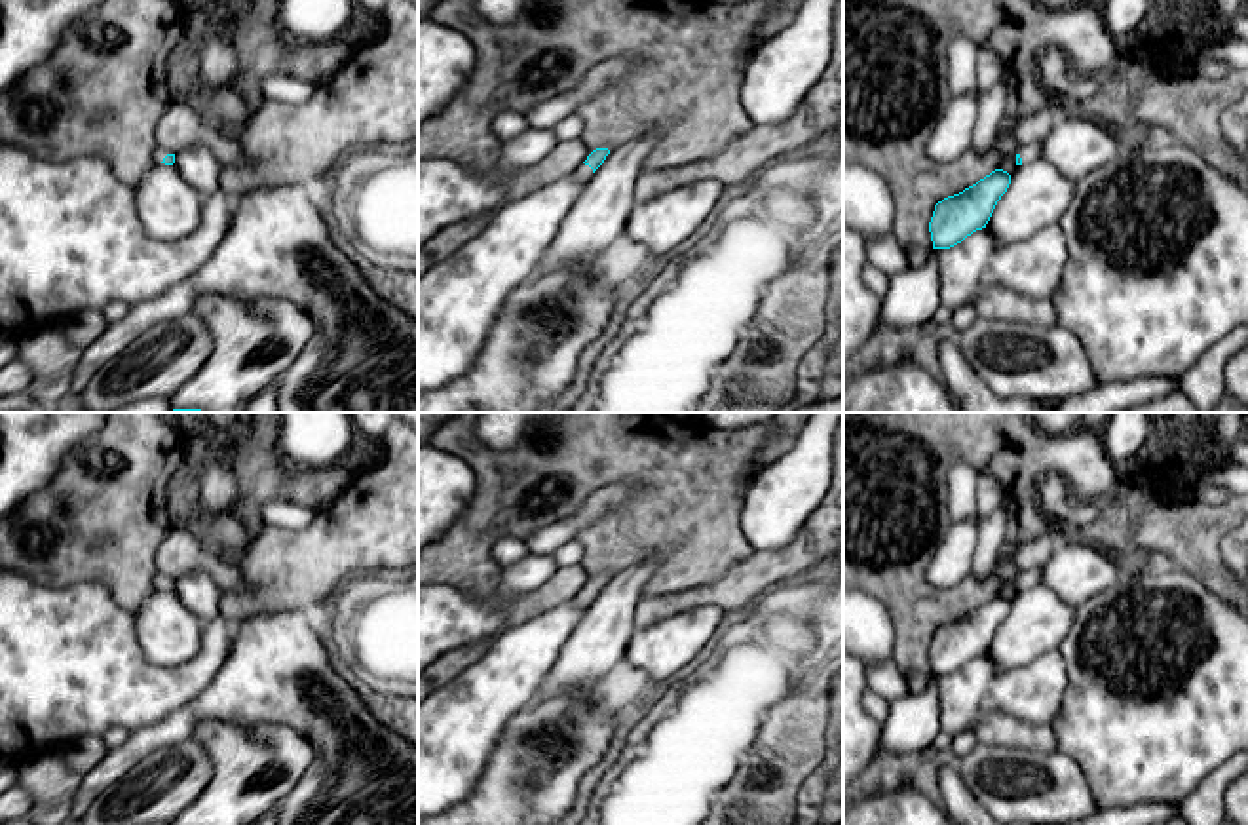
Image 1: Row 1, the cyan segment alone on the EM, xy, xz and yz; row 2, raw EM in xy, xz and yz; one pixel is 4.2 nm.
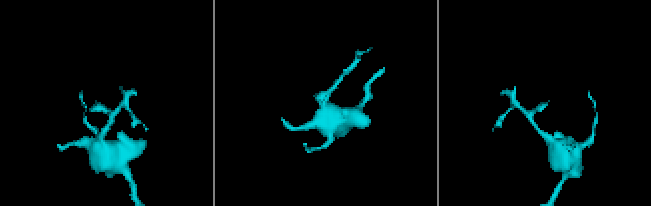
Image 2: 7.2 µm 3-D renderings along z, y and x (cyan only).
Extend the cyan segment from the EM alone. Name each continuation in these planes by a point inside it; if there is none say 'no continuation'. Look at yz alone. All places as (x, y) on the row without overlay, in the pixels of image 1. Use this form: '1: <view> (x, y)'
1: yz (1028, 578)

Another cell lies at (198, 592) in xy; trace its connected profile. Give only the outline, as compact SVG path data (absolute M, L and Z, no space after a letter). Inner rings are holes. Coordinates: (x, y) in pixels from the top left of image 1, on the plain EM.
M186 572L175 580L175 595L201 622L220 618L222 587L205 572Z

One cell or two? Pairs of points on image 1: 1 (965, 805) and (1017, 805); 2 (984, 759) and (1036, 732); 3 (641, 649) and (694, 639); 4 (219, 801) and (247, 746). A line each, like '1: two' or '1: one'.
1: two
2: two
3: one
4: one

